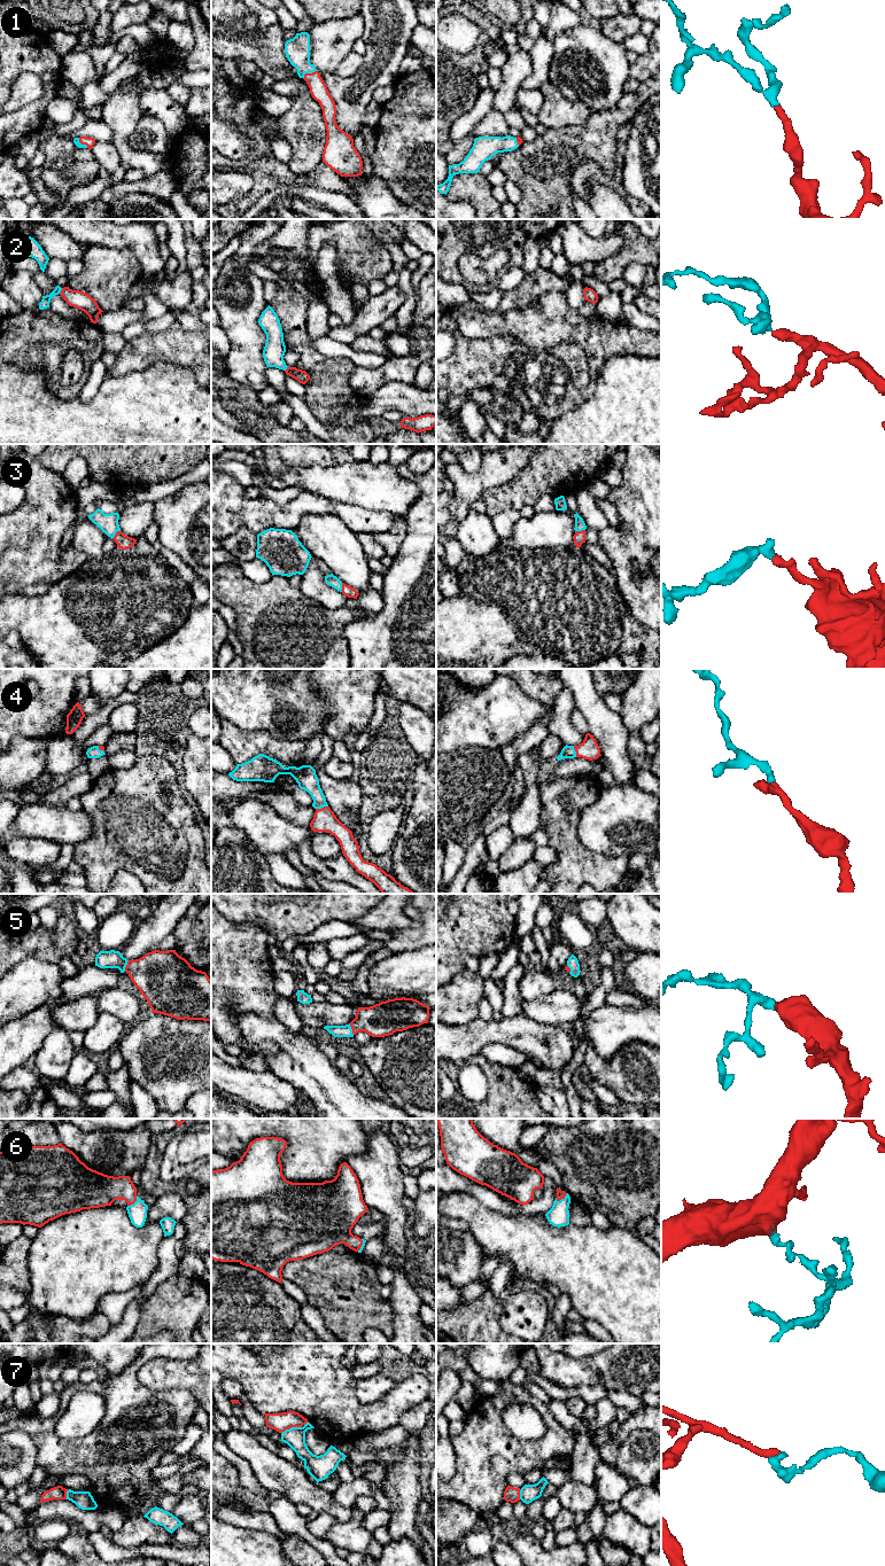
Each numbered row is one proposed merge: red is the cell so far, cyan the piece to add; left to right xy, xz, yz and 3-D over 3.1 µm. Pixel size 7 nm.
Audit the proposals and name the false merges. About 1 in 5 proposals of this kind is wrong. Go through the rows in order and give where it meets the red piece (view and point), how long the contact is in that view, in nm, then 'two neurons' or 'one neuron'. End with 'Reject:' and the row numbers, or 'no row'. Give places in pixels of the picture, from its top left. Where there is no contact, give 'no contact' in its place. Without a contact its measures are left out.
1: meets red in xz at (308, 73); contact 110 nm long; one neuron
2: meets red in xy at (61, 290); contact 50 nm long; one neuron
3: meets red in xy at (116, 534); contact 80 nm long; one neuron
4: meets red in xz at (321, 808); contact 90 nm long; one neuron
5: meets red in xy at (126, 966); contact 90 nm long; one neuron
6: meets red in yz at (561, 1198); contact 100 nm long; one neuron
7: meets red in xz at (290, 1427); contact 150 nm long; two neurons
Reject: 7

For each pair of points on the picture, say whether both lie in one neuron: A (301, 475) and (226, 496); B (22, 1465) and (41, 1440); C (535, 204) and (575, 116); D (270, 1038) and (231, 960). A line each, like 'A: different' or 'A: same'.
A: different
B: different
C: different
D: different

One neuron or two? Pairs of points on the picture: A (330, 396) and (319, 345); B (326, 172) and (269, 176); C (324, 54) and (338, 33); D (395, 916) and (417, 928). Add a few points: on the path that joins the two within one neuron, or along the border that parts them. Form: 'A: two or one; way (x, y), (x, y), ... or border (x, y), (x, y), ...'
A: two; border (309, 345), (328, 357), (347, 358)
B: one; way (312, 179), (290, 179), (282, 176)
C: one; way (327, 49), (334, 38)
D: two; border (411, 921), (406, 927), (391, 928), (389, 930)

